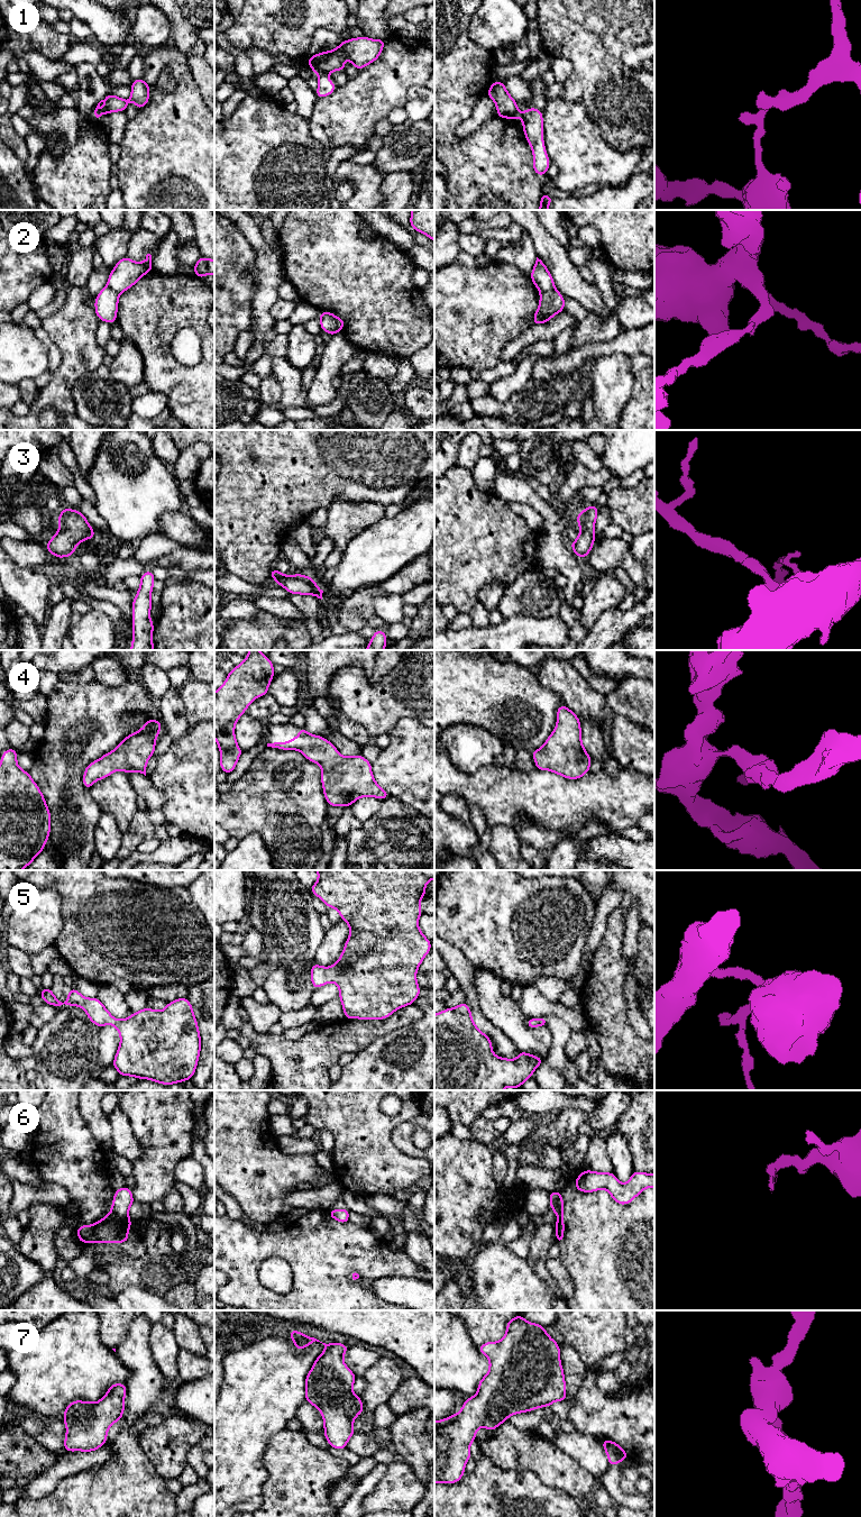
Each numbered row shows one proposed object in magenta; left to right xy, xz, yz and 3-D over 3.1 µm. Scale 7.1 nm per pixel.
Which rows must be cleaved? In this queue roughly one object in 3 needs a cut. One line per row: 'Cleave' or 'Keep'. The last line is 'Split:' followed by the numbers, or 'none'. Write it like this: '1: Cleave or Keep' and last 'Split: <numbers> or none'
1: Cleave
2: Cleave
3: Keep
4: Keep
5: Keep
6: Cleave
7: Keep
Split: 1, 2, 6

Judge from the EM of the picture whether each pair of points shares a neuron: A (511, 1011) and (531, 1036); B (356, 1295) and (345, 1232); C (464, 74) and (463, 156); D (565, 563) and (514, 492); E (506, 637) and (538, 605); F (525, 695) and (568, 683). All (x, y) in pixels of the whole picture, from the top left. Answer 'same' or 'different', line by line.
A: same
B: same
C: same
D: same
E: different
F: different

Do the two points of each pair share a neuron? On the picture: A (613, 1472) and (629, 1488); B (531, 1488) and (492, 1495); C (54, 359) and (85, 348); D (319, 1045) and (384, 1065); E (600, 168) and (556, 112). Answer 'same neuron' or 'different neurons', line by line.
A: different neurons
B: same neuron
C: different neurons
D: different neurons
E: same neuron

